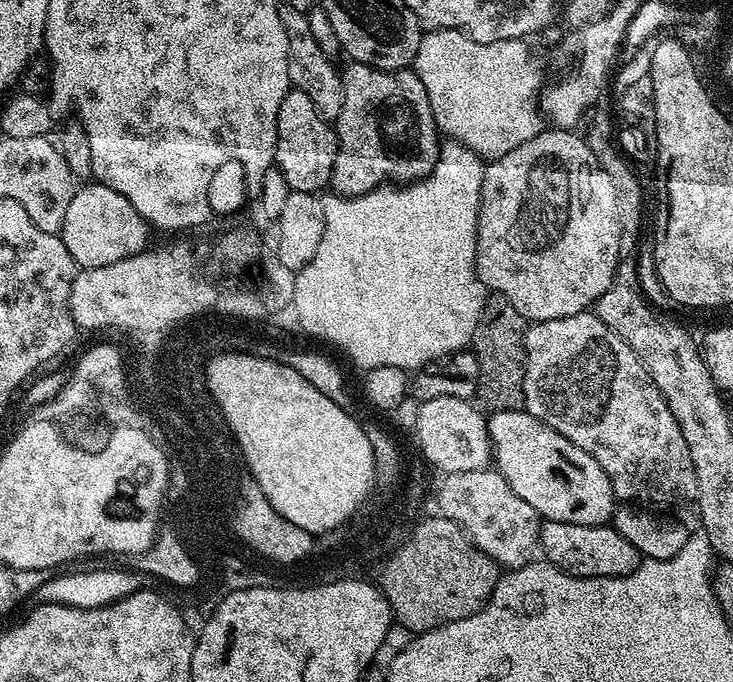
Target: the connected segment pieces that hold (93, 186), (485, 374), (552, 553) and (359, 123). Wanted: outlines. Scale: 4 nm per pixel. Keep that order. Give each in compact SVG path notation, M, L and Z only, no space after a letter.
M88 182L72 196L58 235L79 269L94 269L145 251L148 232L150 226L122 194L99 182Z
M492 294L485 299L484 309L478 318L478 326L474 326L470 345L470 351L478 358L476 396L485 409L501 412L520 408L524 403L525 327L524 316L518 314L518 310L514 310L514 306L506 302L506 298Z
M544 520L540 525L539 551L544 552L547 563L569 572L572 576L586 578L614 578L630 574L641 562L640 552L618 530L608 524L578 526L574 522Z
M376 68L376 92L343 92L342 109L334 121L336 154L329 185L338 196L360 197L387 184L415 183L423 180L437 164L440 131L430 110L422 80L413 69L382 71Z

